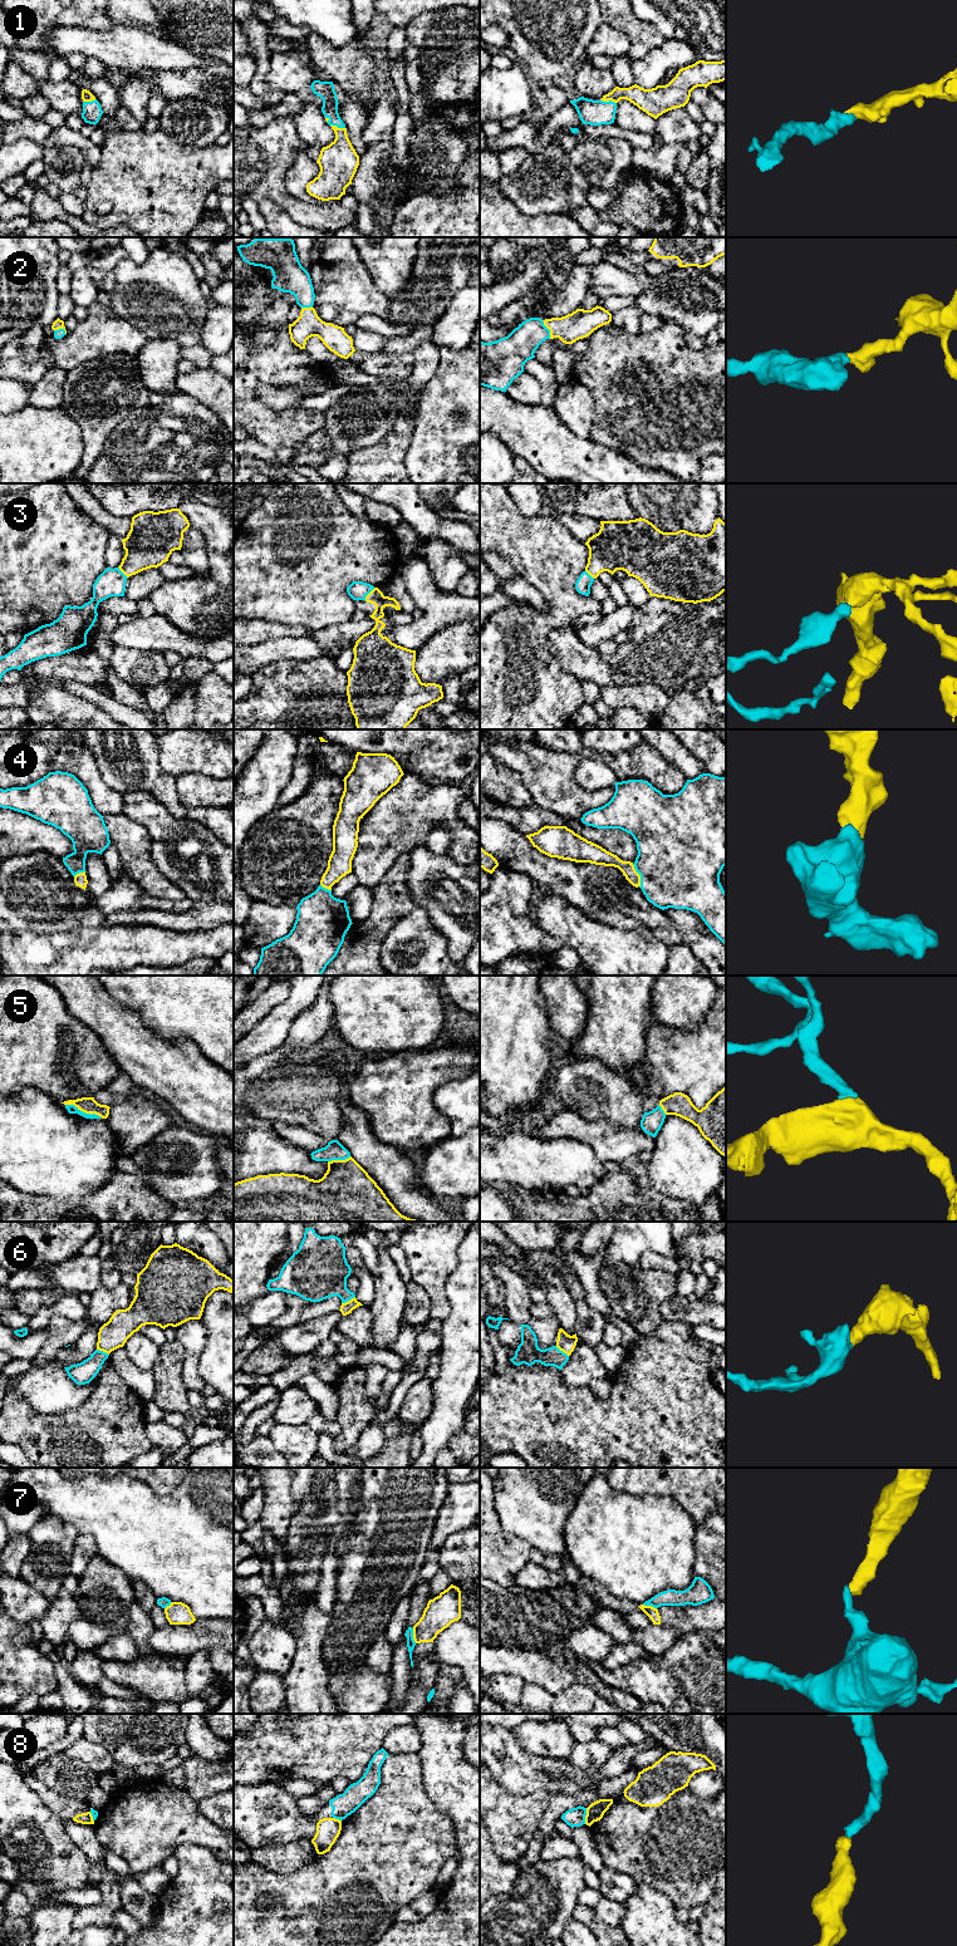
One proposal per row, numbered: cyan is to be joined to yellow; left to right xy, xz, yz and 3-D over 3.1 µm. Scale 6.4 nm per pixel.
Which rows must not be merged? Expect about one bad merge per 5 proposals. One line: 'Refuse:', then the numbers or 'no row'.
Refuse: 7

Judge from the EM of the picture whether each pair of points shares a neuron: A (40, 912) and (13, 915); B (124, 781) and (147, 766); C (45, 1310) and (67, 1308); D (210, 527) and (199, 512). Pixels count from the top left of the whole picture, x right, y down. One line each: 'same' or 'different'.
A: same
B: same
C: same
D: same

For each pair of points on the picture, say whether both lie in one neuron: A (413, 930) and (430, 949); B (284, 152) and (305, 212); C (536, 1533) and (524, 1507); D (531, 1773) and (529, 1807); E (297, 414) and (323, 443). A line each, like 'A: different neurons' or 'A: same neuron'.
A: same neuron
B: same neuron
C: same neuron
D: different neurons
E: different neurons

